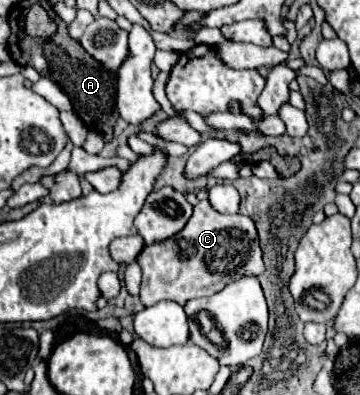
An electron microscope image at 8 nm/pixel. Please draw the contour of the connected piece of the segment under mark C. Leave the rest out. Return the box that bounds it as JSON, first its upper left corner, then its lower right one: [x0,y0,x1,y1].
[137,201,265,307]

